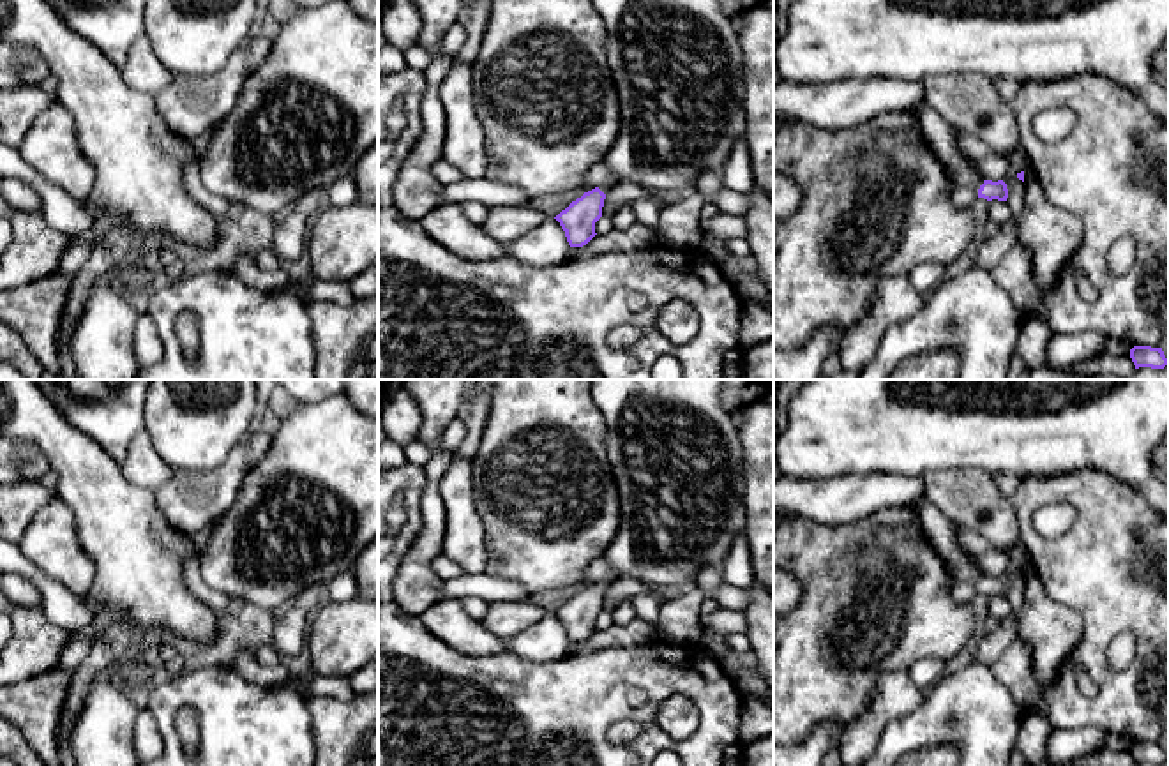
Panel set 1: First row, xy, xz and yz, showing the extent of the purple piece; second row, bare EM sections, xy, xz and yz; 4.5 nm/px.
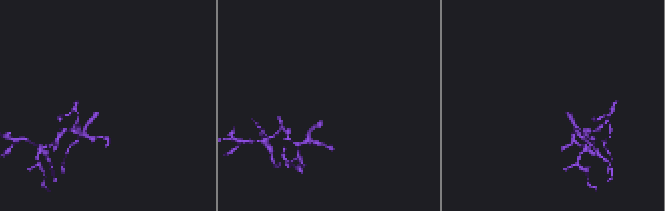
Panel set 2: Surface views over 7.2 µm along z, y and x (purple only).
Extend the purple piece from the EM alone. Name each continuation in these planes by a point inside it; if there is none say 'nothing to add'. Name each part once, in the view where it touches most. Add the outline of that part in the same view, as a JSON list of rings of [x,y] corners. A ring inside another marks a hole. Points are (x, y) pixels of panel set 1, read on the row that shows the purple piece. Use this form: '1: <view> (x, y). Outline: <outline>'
1: yz (942, 138). Outline: [[[925,102],[913,108],[911,111],[915,113],[916,125],[925,138],[925,145],[947,166],[952,189],[973,187],[978,196],[984,176],[959,146],[961,134]]]

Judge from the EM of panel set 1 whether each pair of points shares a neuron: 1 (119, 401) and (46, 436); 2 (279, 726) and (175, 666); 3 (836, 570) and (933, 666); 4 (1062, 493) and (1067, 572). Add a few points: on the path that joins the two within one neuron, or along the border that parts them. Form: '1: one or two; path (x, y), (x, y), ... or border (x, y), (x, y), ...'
1: two; border (46, 398), (103, 450)
2: two; border (184, 669), (170, 676)
3: two; border (943, 660), (919, 659), (906, 669)
4: one; path (1083, 507), (1085, 551)

